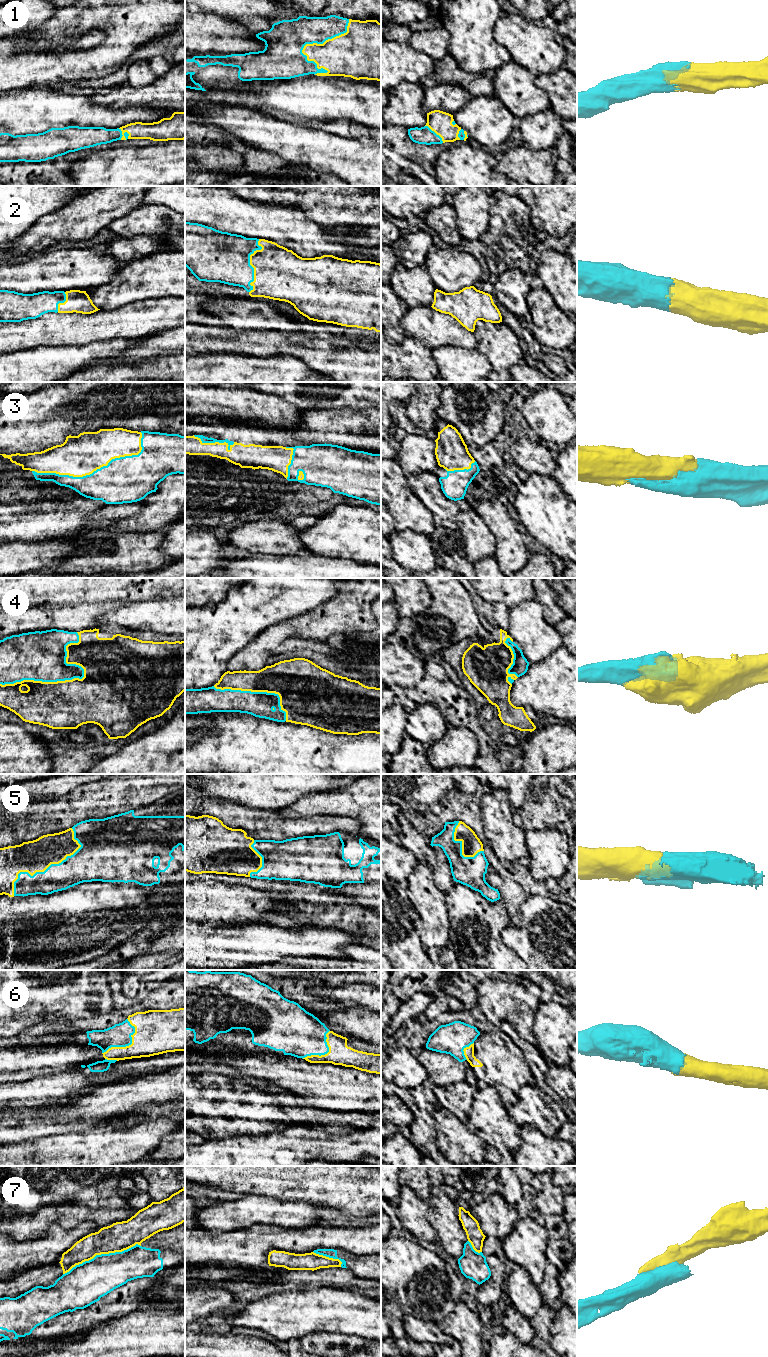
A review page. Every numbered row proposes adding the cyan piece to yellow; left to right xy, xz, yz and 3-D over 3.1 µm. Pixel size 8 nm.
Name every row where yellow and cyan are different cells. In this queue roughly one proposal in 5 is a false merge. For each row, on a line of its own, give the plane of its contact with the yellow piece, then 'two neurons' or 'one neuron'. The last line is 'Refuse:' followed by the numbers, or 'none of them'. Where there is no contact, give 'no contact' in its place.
1: xz | one neuron
2: xz | one neuron
3: xy | one neuron
4: xy | one neuron
5: xy | one neuron
6: xy | one neuron
7: xy | two neurons
Refuse: 7

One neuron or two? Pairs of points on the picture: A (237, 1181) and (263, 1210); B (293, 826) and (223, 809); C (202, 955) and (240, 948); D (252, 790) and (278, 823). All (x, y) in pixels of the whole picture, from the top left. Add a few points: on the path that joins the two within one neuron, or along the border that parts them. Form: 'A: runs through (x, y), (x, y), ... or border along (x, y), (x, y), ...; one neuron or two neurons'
A: border along (245, 1194), (262, 1194), (272, 1197); two neurons
B: runs through (276, 822), (267, 814), (240, 813); one neuron
C: runs through (211, 948), (231, 948); one neuron
D: border along (262, 808), (278, 809); two neurons

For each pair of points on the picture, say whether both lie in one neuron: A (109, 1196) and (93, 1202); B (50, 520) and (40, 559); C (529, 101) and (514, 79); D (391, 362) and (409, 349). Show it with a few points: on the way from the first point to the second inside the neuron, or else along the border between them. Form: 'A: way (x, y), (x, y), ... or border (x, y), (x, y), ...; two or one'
A: way (105, 1196), (97, 1198); one
B: border (68, 535), (22, 541); two
C: way (524, 96), (514, 84); one
D: way (395, 361), (405, 353); one

